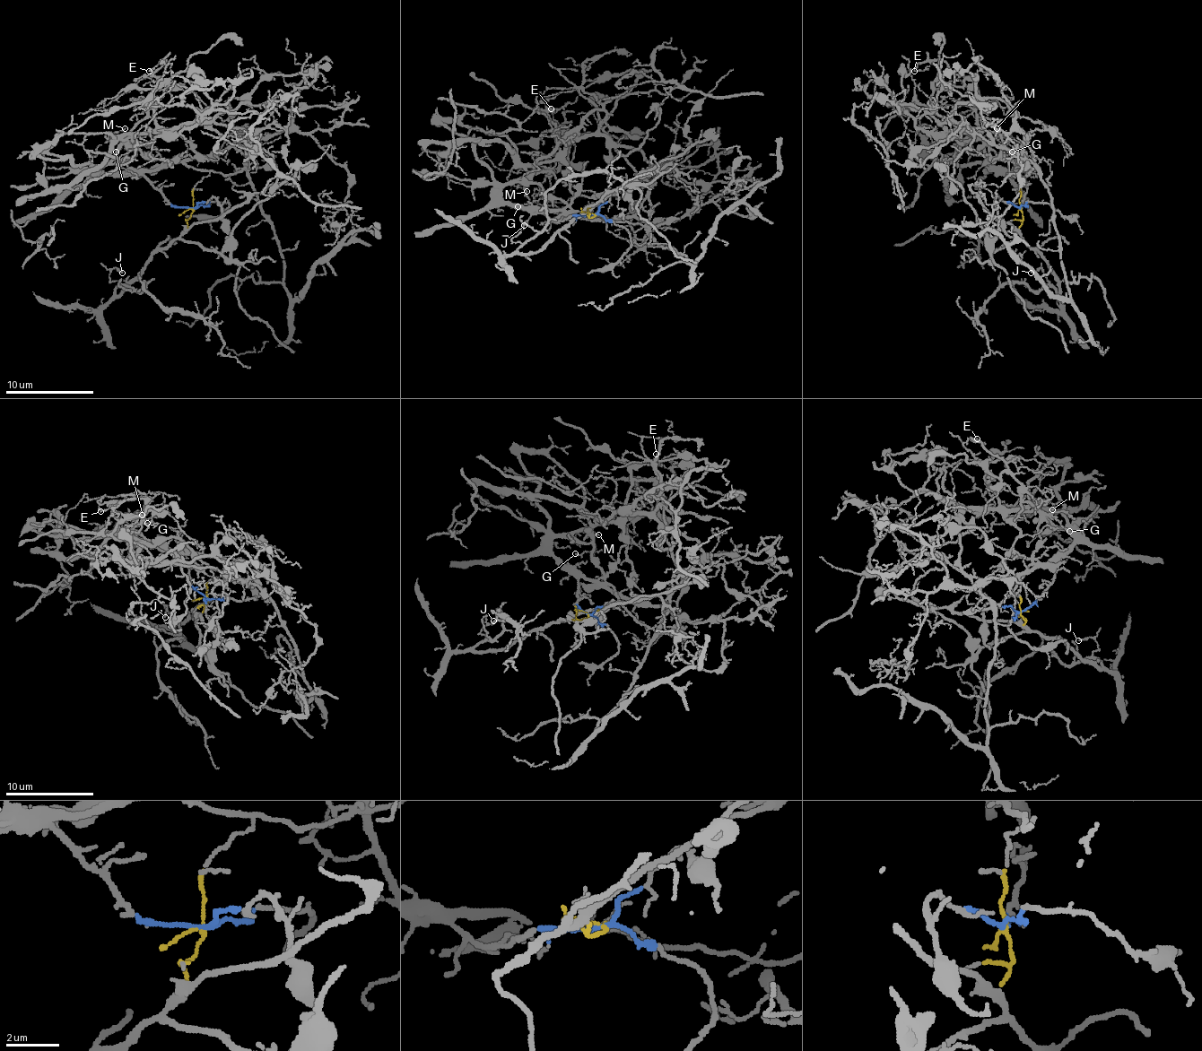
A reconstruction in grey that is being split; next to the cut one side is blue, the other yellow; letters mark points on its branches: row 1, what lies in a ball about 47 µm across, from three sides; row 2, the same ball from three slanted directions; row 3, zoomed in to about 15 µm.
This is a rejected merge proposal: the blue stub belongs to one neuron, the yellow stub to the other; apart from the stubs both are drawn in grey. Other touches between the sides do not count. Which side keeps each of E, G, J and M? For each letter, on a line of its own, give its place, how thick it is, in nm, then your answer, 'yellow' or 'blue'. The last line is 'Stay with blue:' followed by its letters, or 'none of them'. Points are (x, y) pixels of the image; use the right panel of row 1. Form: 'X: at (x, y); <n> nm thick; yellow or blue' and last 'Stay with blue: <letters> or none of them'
E: at (914, 71); 110 nm thick; blue
G: at (1012, 152); 150 nm thick; blue
J: at (1031, 273); 130 nm thick; yellow
M: at (997, 128); 100 nm thick; blue
Stay with blue: E, G, M

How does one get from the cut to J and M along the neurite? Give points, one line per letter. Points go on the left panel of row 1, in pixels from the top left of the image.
J: (191, 209), (191, 218), (178, 236), (158, 249), (118, 293), (118, 282), (109, 273), (114, 269), (123, 273)
M: (191, 207), (176, 207), (147, 176), (162, 160), (147, 159), (127, 141), (114, 141), (105, 136), (125, 127)

